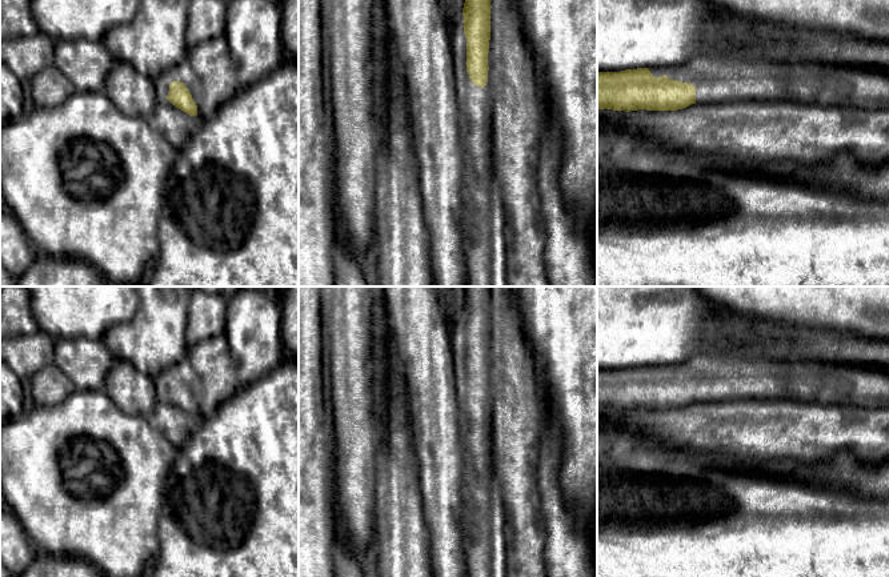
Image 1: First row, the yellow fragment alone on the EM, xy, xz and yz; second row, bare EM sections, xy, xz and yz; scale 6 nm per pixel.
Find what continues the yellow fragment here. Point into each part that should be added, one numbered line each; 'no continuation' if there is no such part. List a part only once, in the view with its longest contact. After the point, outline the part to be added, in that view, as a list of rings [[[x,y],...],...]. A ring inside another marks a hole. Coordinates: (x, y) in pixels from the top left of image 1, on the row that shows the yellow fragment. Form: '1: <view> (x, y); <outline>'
1: xz (484, 219); [[[490,8],[490,40],[488,53],[488,83],[484,88],[474,85],[466,72],[466,37],[464,35],[464,16],[458,16],[450,29],[452,55],[454,57],[454,88],[460,113],[460,140],[462,148],[462,251],[468,269],[469,287],[508,287],[506,281],[506,212],[504,196],[498,183],[496,149],[493,141],[493,101],[501,83],[501,60],[496,29],[493,27],[493,8]]]

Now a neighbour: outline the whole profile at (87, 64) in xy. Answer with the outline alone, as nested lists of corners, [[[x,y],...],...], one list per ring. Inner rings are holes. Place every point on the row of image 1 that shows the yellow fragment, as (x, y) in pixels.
[[[75,39],[55,45],[55,65],[80,92],[103,91],[115,63],[103,41]]]

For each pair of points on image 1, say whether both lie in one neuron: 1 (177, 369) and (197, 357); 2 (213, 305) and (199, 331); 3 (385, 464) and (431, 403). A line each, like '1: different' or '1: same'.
1: different
2: same
3: different

